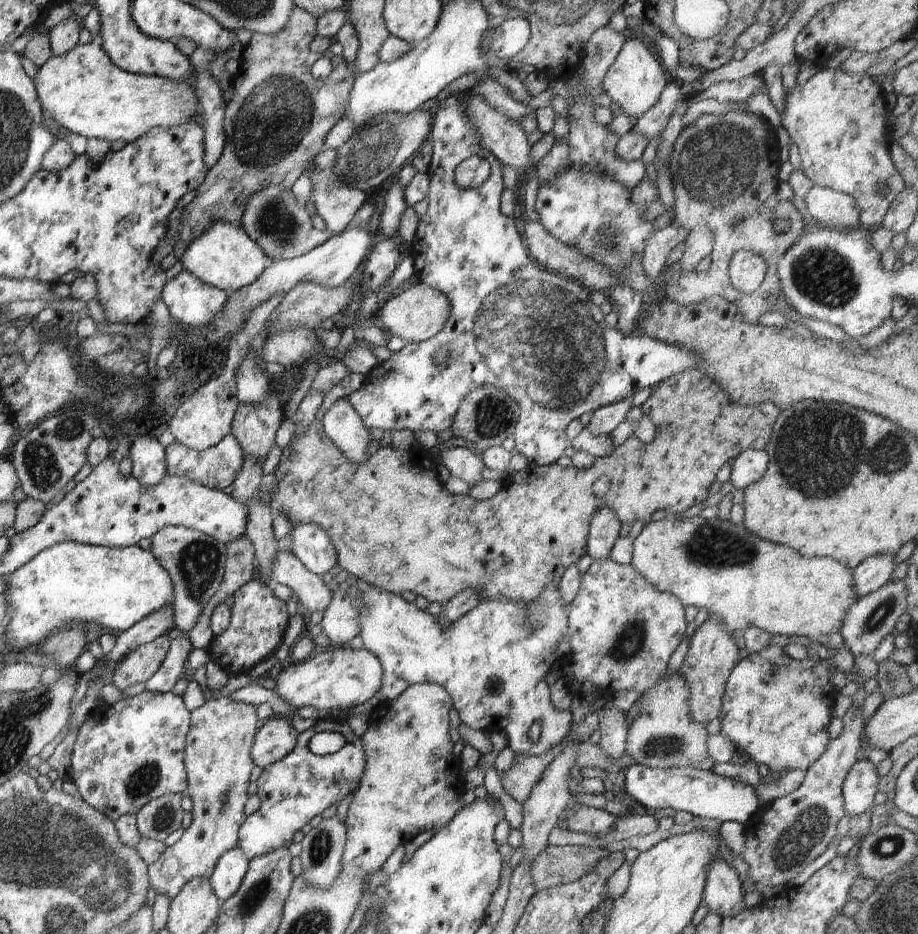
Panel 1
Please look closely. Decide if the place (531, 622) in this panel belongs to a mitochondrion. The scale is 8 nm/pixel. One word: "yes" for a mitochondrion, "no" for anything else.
yes

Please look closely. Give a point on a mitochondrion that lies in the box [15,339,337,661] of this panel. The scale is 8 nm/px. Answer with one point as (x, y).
(38, 460)

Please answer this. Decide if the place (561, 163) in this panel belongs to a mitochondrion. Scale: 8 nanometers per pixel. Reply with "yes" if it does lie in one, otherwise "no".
no

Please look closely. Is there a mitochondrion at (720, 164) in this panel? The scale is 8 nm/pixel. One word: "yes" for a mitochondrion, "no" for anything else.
yes

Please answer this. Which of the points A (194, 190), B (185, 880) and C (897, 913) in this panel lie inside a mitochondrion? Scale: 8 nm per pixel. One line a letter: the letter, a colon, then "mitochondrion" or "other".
A: other
B: other
C: mitochondrion

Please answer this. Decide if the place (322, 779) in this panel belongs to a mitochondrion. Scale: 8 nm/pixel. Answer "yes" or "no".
no

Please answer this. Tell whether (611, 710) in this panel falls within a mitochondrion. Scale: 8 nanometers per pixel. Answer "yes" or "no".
no

